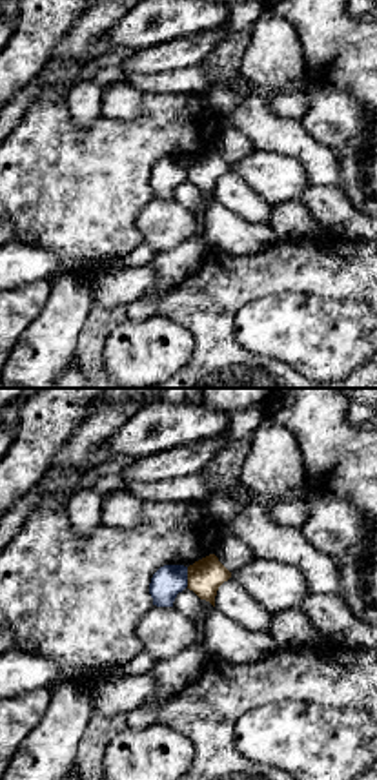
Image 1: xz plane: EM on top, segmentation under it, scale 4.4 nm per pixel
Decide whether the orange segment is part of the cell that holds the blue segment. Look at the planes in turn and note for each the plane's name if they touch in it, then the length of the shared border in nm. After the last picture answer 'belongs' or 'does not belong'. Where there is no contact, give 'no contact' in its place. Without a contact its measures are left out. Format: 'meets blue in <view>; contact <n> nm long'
meets blue in xz; contact 90 nm long

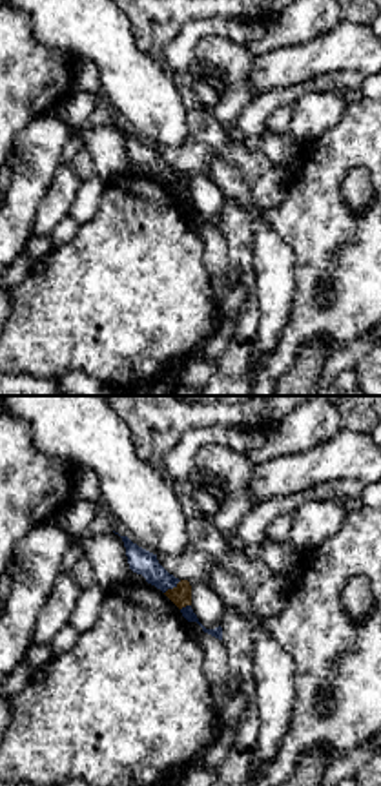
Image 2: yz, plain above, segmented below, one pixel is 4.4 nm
meets blue in yz; contact 100 nm long

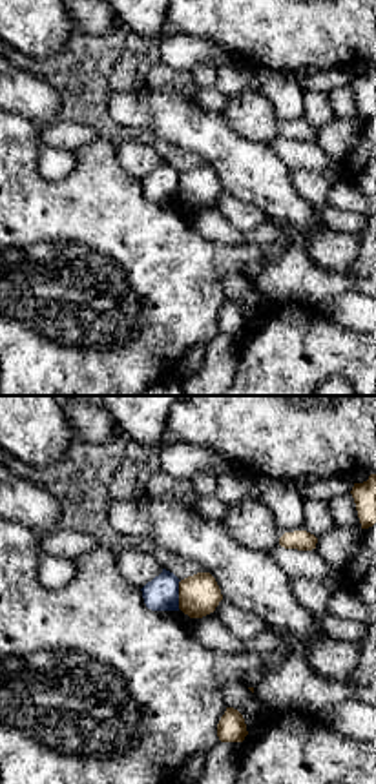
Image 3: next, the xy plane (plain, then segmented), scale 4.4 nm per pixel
meets blue in xy; contact 130 nm long

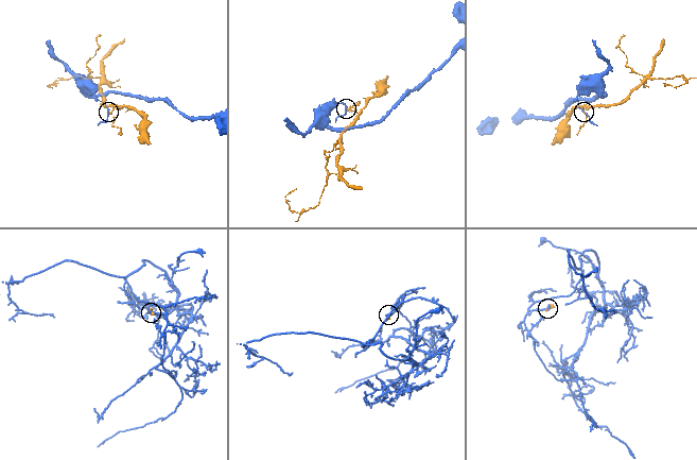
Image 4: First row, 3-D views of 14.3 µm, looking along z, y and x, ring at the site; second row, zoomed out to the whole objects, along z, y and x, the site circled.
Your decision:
does not belong

